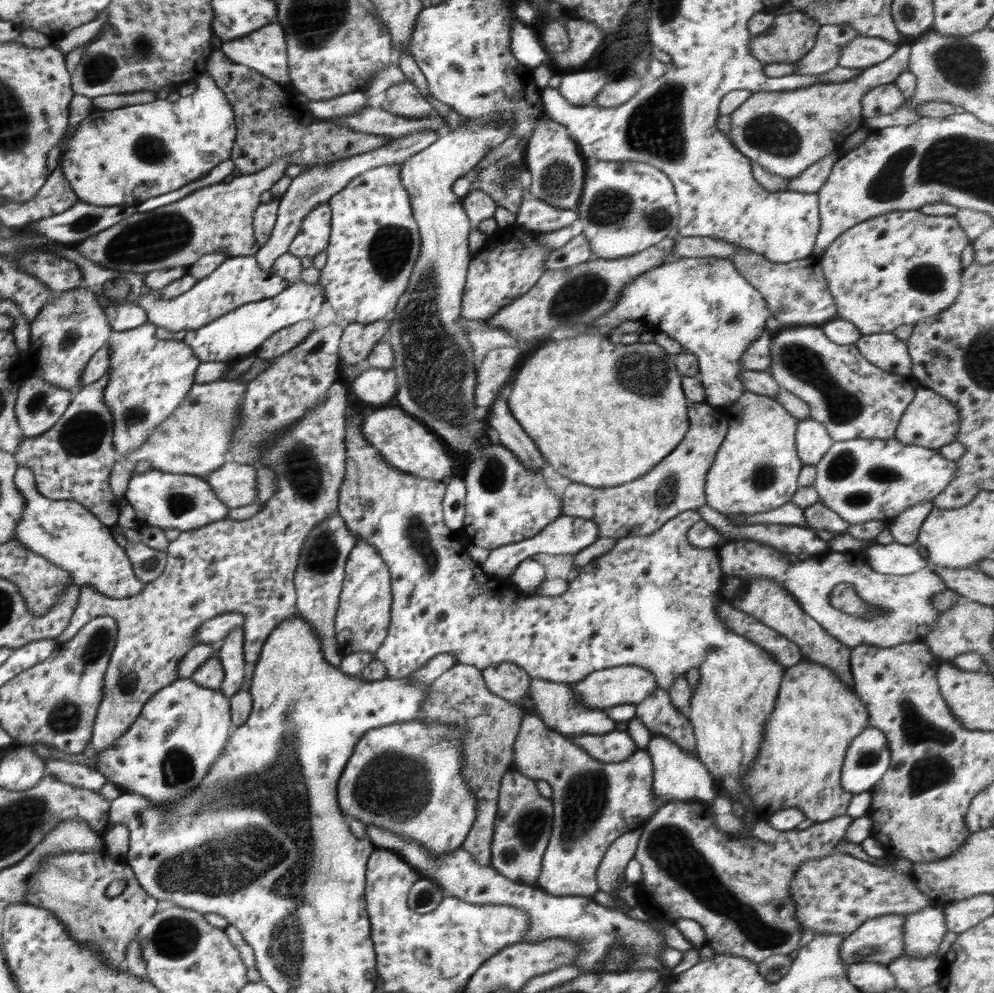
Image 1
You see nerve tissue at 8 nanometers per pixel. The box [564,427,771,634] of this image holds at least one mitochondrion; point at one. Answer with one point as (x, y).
(666, 494)

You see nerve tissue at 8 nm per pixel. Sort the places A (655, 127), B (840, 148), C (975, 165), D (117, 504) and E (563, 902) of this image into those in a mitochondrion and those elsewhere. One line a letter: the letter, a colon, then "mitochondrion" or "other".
A: mitochondrion
B: other
C: mitochondrion
D: other
E: other

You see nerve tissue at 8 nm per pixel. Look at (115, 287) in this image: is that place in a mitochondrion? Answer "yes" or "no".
yes

